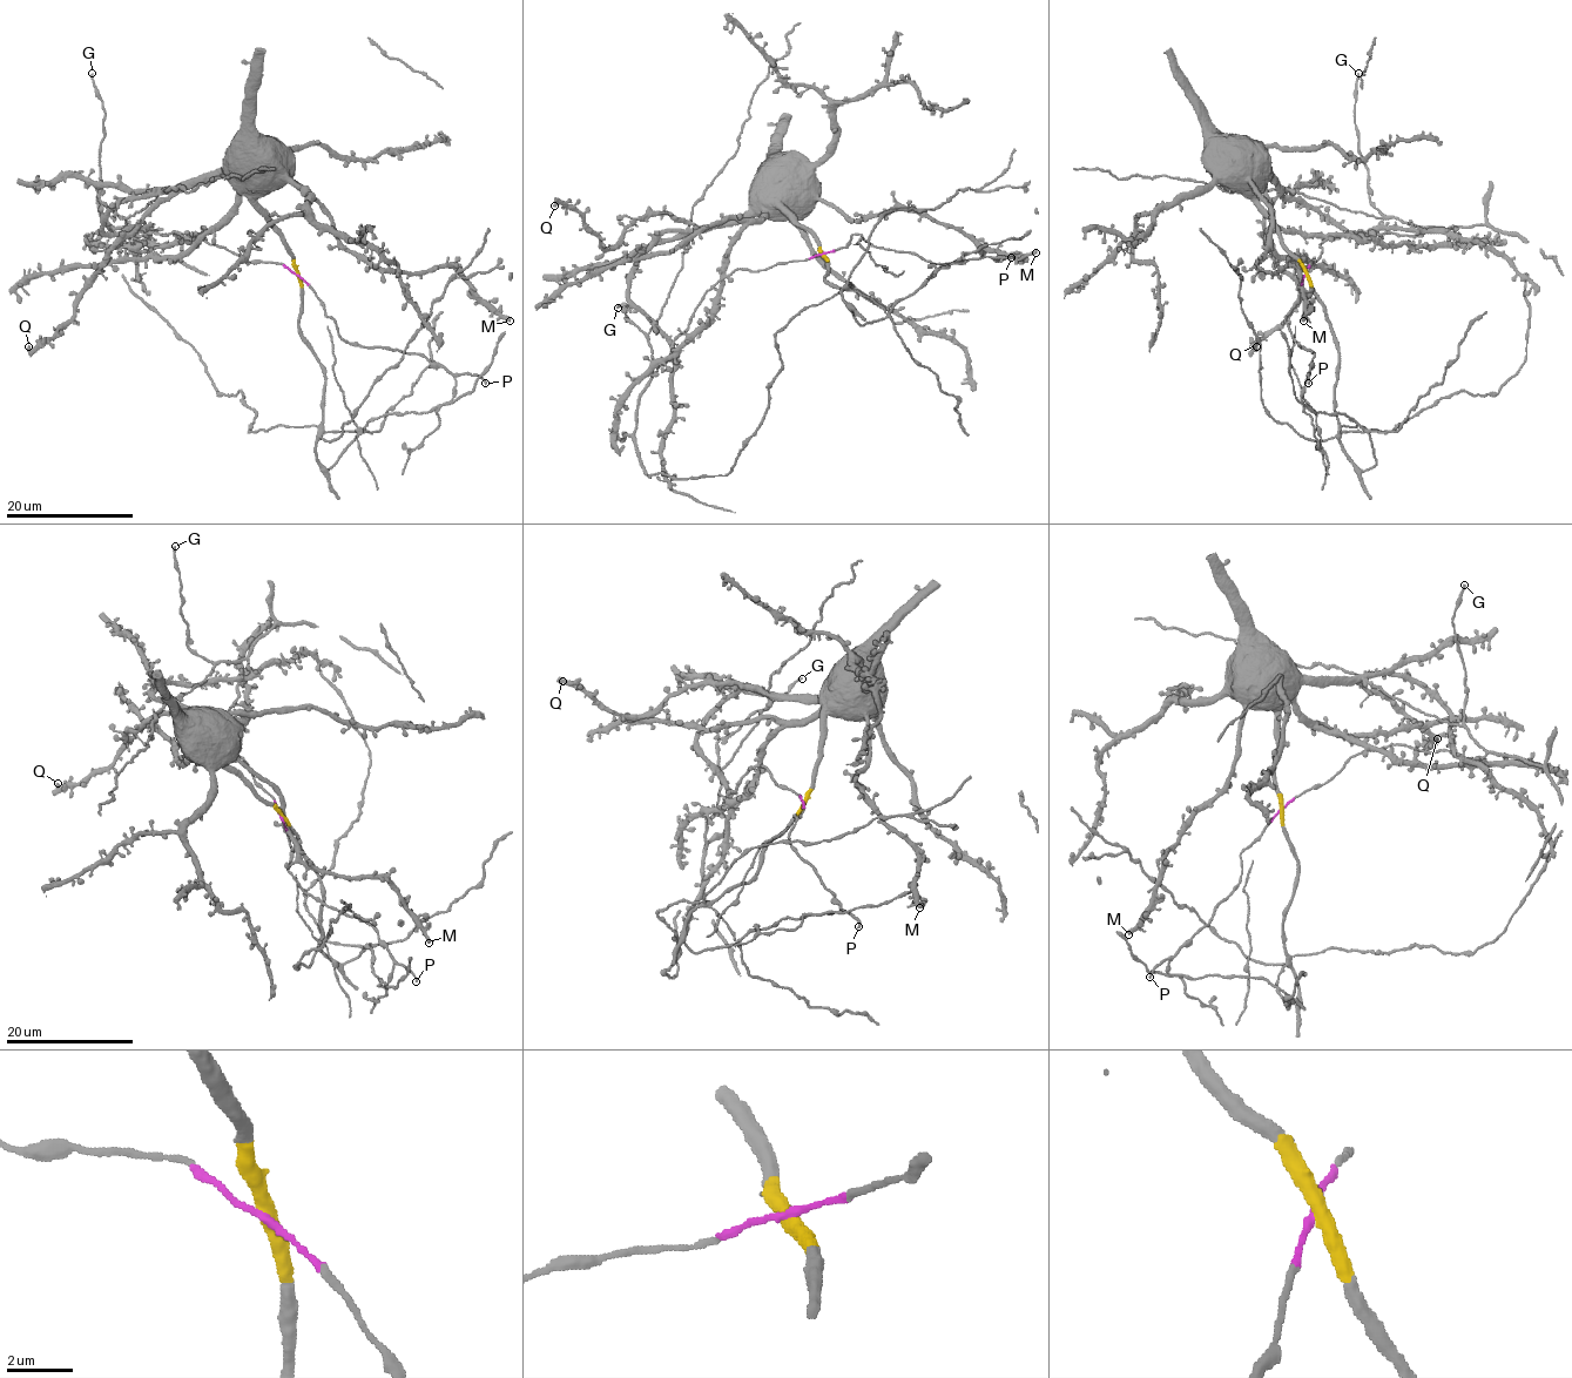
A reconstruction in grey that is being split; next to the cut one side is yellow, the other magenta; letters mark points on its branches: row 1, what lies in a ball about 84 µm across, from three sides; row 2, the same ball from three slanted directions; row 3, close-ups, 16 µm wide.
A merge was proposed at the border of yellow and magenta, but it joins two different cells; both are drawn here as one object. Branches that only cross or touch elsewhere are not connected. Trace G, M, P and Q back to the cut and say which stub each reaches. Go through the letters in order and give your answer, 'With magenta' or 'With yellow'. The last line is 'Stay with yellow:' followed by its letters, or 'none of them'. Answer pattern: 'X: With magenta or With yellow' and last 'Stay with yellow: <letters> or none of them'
G: With magenta
M: With yellow
P: With magenta
Q: With yellow
Stay with yellow: M, Q

